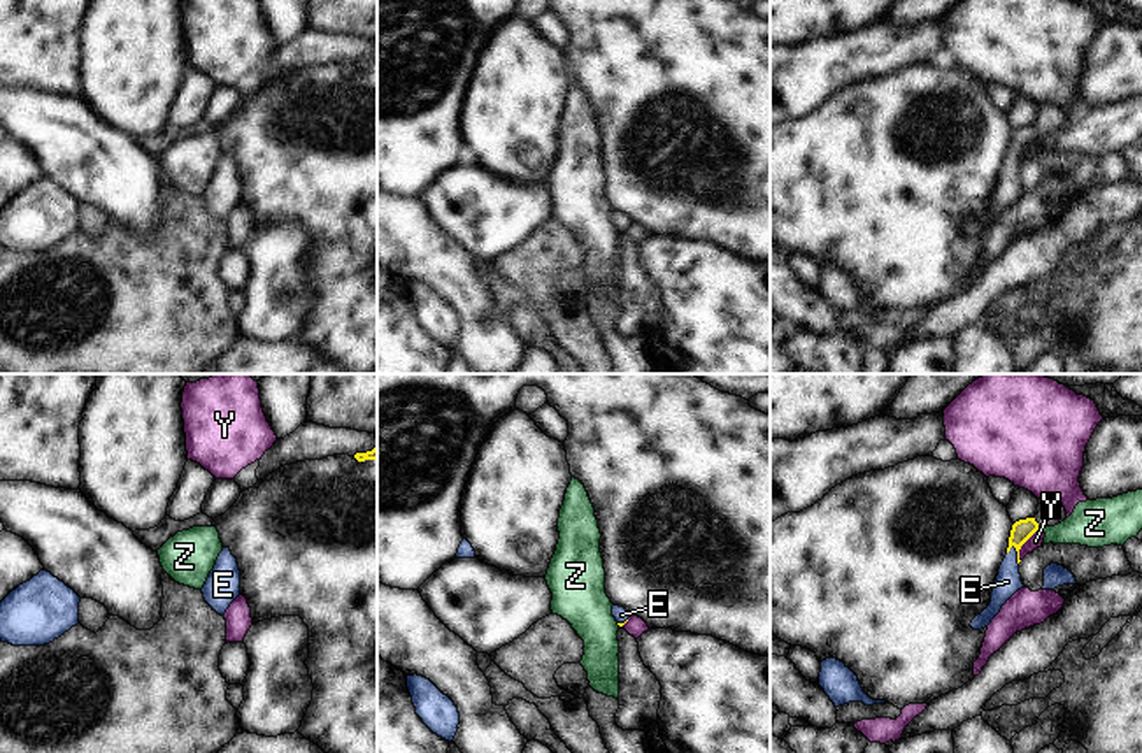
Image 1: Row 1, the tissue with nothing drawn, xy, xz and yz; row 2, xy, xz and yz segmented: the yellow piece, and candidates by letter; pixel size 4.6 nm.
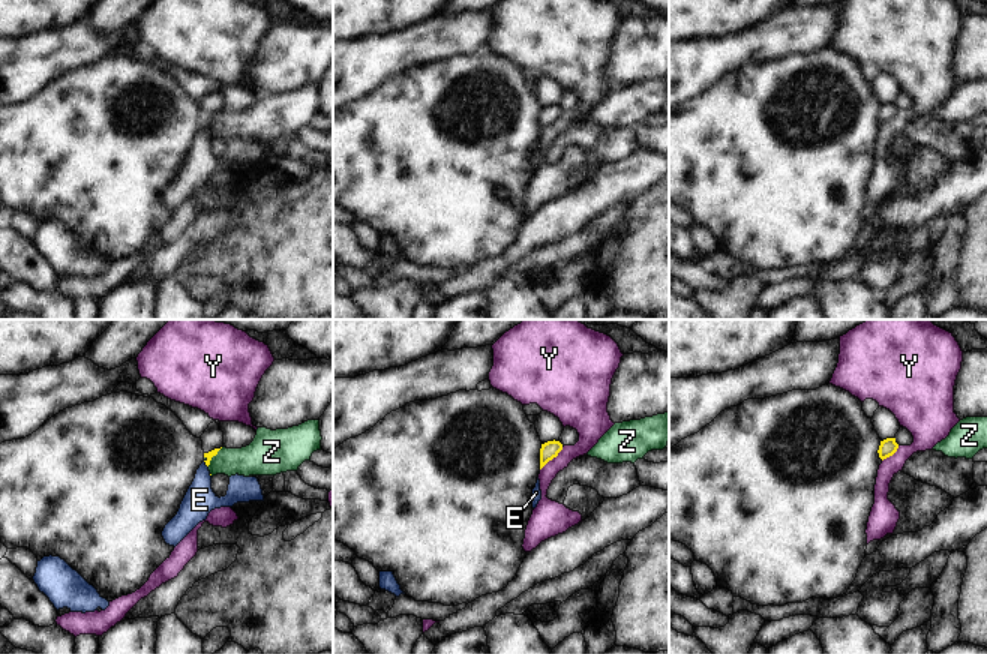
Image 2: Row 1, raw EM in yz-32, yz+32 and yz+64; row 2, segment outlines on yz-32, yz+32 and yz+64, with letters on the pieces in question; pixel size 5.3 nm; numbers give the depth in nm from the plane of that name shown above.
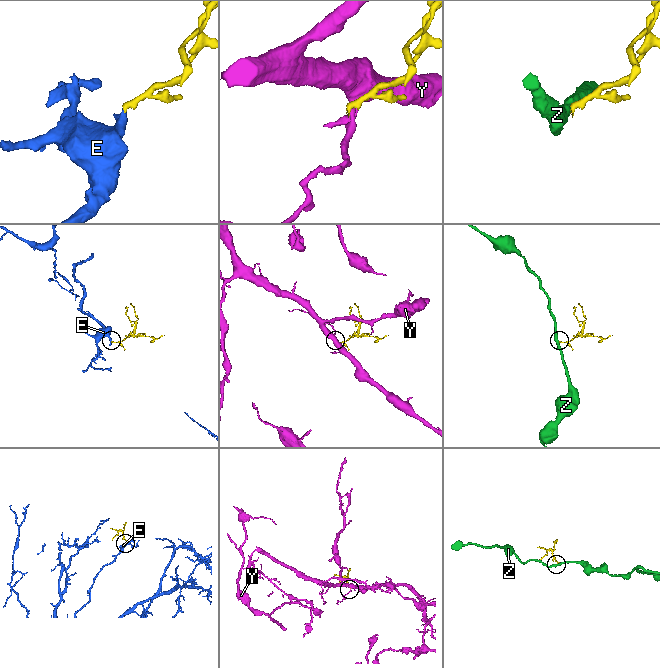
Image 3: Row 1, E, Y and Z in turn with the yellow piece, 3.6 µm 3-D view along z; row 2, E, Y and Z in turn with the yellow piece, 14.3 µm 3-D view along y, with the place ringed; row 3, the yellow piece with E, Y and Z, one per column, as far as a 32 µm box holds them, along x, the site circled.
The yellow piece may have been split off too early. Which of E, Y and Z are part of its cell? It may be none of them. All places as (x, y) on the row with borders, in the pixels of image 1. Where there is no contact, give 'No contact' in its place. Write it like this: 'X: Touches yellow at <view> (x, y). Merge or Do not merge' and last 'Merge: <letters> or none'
E: Touches yellow at yz (1018, 555). Merge
Y: Touches yellow at yz (1021, 545). Do not merge
Z: Touches yellow at yz (1037, 529). Do not merge
Merge: E

